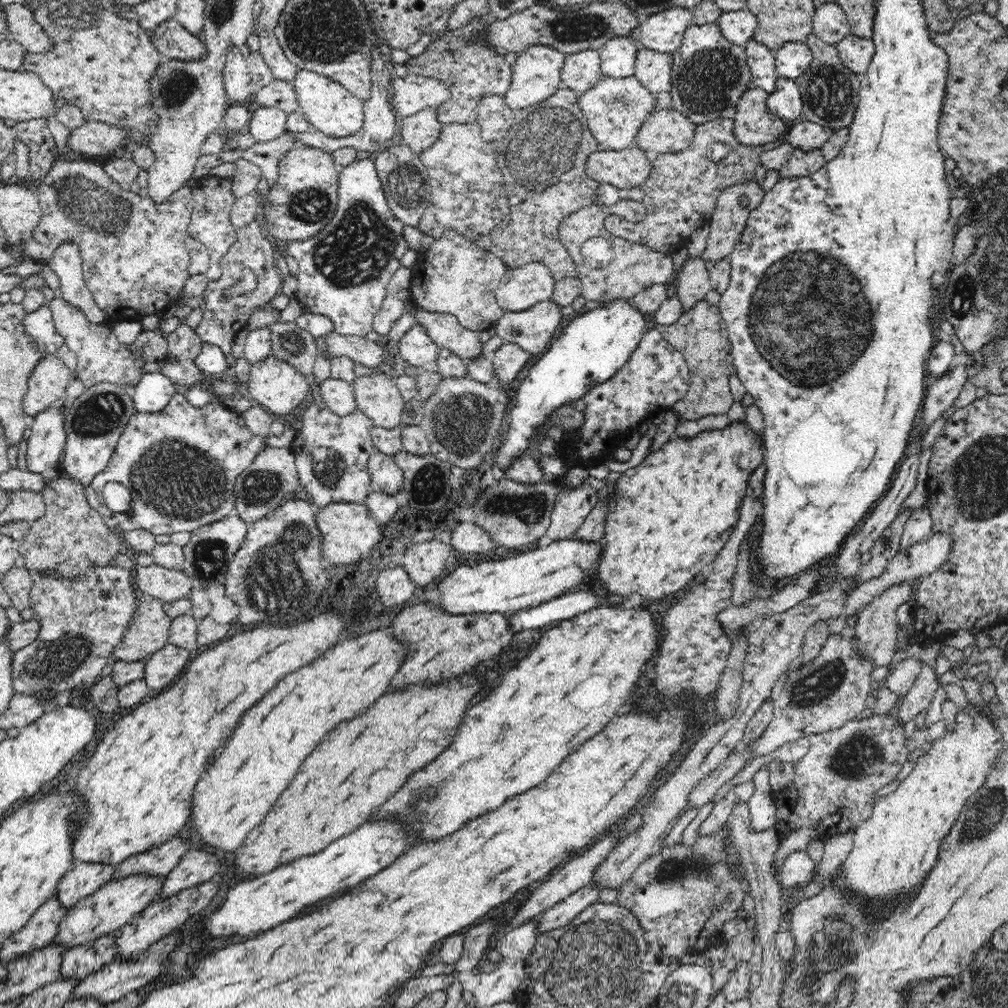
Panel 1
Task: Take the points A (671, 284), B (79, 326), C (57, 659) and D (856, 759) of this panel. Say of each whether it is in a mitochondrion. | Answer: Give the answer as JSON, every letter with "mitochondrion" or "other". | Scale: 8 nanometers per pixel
{"A":"other","B":"other","C":"mitochondrion","D":"mitochondrion"}

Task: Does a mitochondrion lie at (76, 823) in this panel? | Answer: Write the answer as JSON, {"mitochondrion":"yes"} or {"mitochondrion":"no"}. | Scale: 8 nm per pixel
{"mitochondrion":"no"}

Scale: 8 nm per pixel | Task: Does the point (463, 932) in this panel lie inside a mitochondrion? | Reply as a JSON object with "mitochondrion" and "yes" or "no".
{"mitochondrion":"no"}

